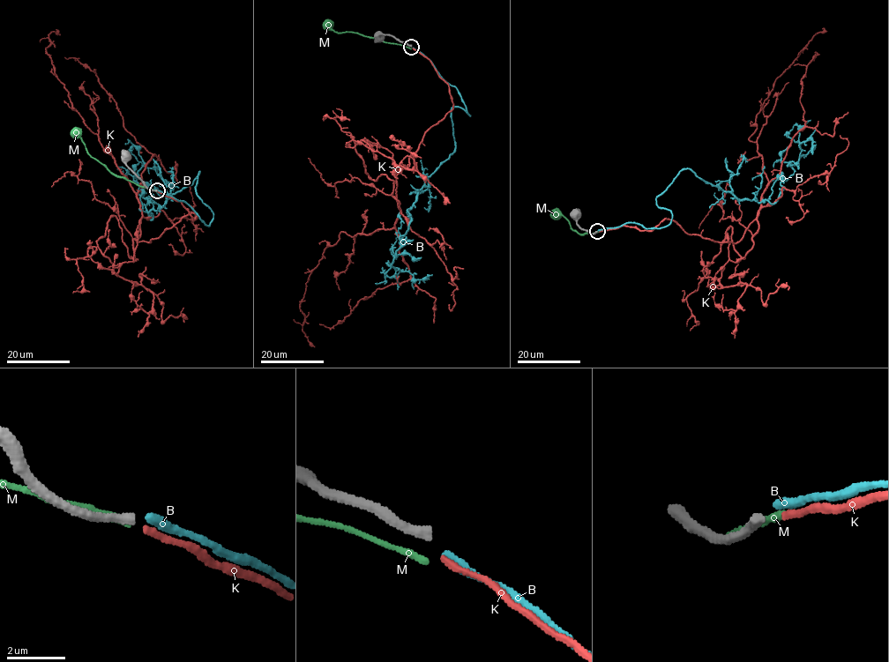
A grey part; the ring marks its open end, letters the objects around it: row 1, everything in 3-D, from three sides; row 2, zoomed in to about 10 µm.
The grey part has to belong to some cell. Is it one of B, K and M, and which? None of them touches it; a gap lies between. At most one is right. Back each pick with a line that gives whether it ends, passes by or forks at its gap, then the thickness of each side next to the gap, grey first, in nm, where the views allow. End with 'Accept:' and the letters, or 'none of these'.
B: it ends; calibres 320 and 340 nm
Accept: B

